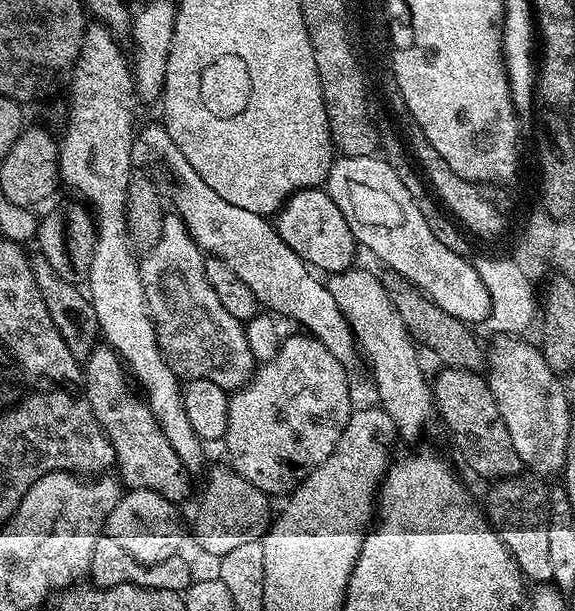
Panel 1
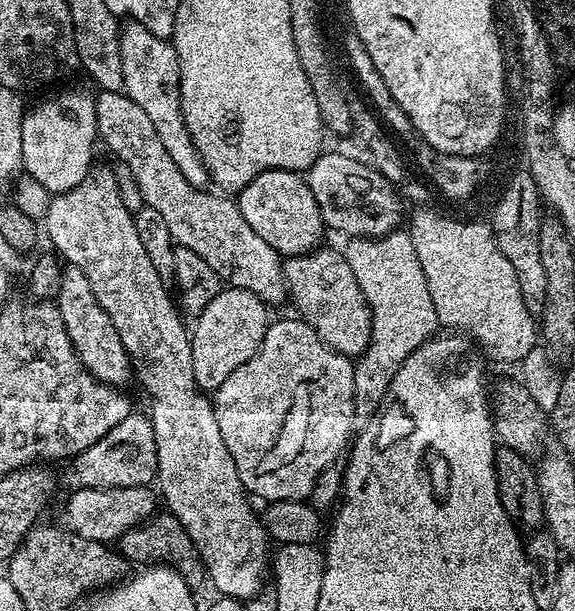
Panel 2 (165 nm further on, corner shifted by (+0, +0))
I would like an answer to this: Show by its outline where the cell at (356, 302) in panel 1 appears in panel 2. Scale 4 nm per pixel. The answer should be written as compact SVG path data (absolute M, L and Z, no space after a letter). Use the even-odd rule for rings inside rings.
M321 246L304 256L289 256L283 261L287 299L297 308L299 319L310 325L336 352L359 358L368 348L372 333L372 311L346 262L343 251Z

